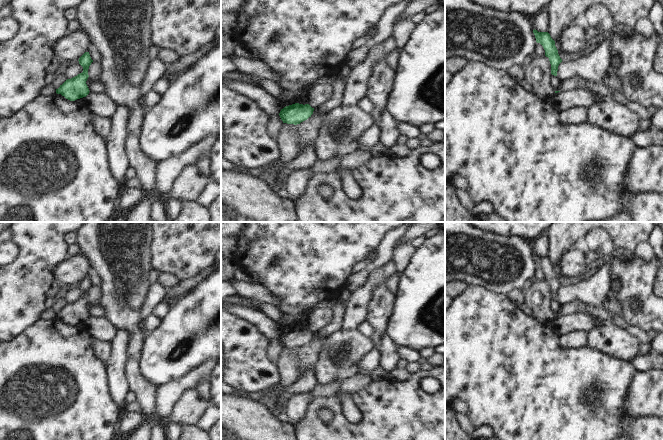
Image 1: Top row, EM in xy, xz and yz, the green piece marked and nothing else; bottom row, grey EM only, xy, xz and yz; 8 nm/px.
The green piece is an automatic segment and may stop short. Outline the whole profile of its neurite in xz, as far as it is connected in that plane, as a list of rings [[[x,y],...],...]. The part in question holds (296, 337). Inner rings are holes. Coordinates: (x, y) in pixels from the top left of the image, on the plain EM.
[[[295,327],[281,333],[279,340],[283,347],[297,349],[311,341],[313,335],[309,328]]]

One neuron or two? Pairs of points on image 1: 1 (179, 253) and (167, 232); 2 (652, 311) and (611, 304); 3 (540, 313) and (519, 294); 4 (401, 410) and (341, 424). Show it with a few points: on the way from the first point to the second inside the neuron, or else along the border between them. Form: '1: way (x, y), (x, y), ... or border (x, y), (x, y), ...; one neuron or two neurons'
1: way (179, 248), (179, 244), (172, 237); one neuron
2: border (610, 291), (620, 303), (622, 314); two neurons
3: border (524, 290), (525, 302); two neurons
4: way (386, 425), (382, 429), (356, 429); one neuron

